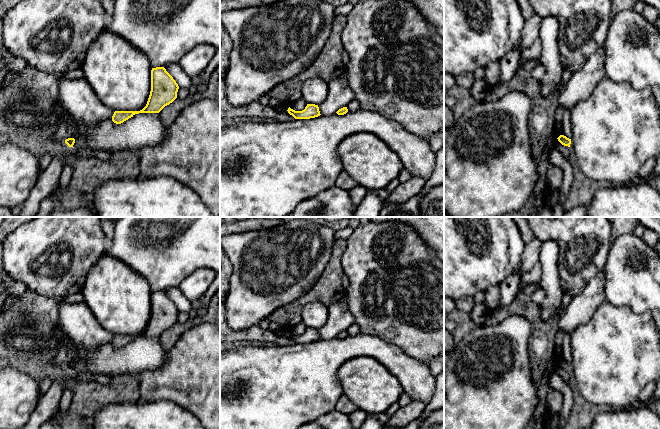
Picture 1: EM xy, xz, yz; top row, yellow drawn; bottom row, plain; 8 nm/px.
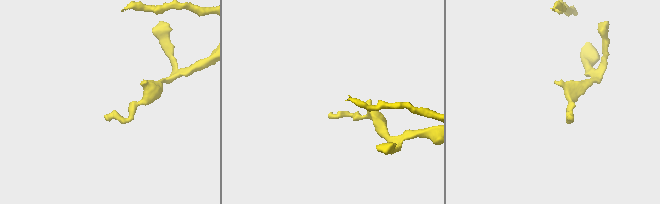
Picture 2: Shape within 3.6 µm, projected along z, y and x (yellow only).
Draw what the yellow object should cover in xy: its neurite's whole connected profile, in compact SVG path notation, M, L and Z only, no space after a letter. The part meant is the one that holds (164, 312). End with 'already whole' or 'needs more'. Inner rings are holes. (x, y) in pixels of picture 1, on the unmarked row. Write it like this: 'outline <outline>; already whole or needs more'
outline M164 291L151 294L151 315L146 330L140 335L115 335L112 345L121 348L135 338L159 337L177 322L179 310Z; already whole

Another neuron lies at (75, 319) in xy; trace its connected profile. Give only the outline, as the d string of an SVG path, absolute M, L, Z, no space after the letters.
M58 300L60 328L74 343L95 351L104 344L112 343L113 333L103 328L85 302L68 303Z

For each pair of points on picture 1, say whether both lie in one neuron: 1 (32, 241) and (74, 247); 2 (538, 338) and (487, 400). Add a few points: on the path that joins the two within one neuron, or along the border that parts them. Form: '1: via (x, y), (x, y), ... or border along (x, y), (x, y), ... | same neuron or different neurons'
1: via (42, 247), (64, 247) | same neuron
2: border along (530, 328), (528, 358), (532, 374) | different neurons

